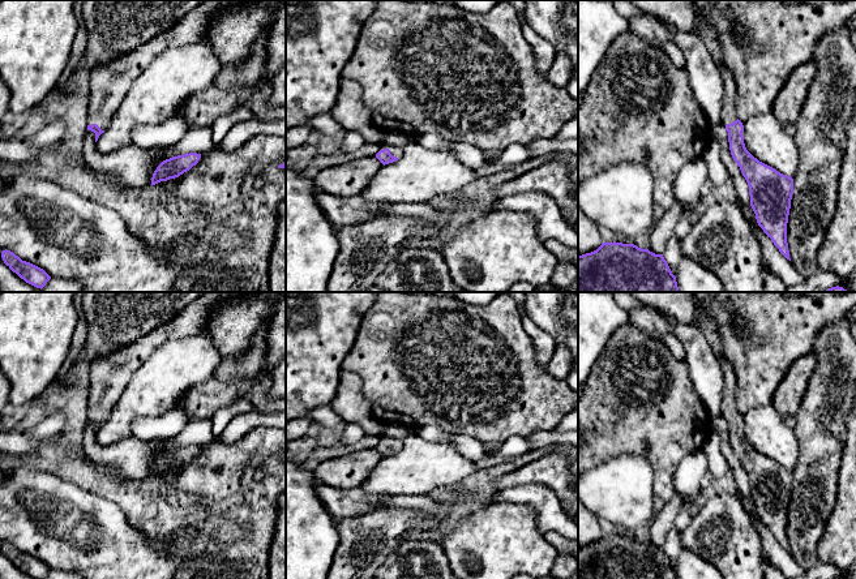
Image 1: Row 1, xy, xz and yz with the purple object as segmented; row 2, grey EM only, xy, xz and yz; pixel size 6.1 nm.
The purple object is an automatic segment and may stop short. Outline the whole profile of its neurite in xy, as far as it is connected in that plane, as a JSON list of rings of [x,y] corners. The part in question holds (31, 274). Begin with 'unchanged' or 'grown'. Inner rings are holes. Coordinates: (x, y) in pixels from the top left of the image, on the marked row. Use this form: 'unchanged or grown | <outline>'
unchanged | [[[3,250],[1,258],[13,273],[16,273],[21,279],[37,288],[42,290],[51,279],[51,276],[43,269],[30,262],[22,261],[10,250]]]

